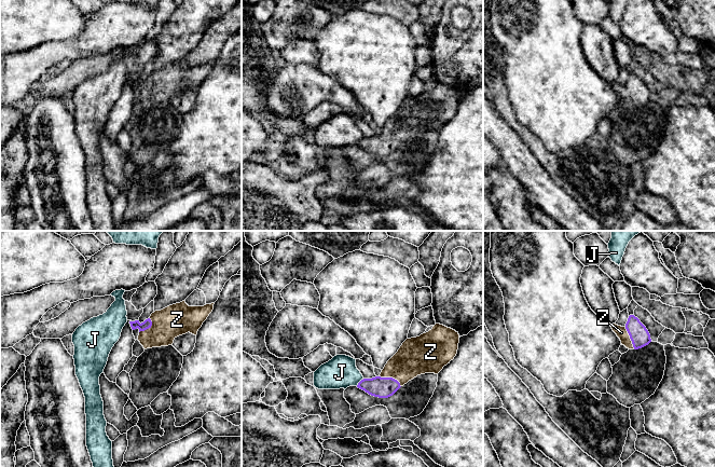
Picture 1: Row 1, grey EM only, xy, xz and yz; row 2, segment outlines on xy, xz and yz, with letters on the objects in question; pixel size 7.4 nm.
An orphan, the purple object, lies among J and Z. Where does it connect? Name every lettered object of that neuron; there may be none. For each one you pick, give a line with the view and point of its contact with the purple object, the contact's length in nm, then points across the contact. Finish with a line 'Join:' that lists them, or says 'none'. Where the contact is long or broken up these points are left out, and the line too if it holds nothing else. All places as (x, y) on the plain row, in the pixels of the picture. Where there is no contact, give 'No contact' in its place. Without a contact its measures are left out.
Z: Touches purple at xz (390, 136). Shared border 190 nm. Path across: xz (383, 146), (390, 136), (416, 114)
Join: Z

